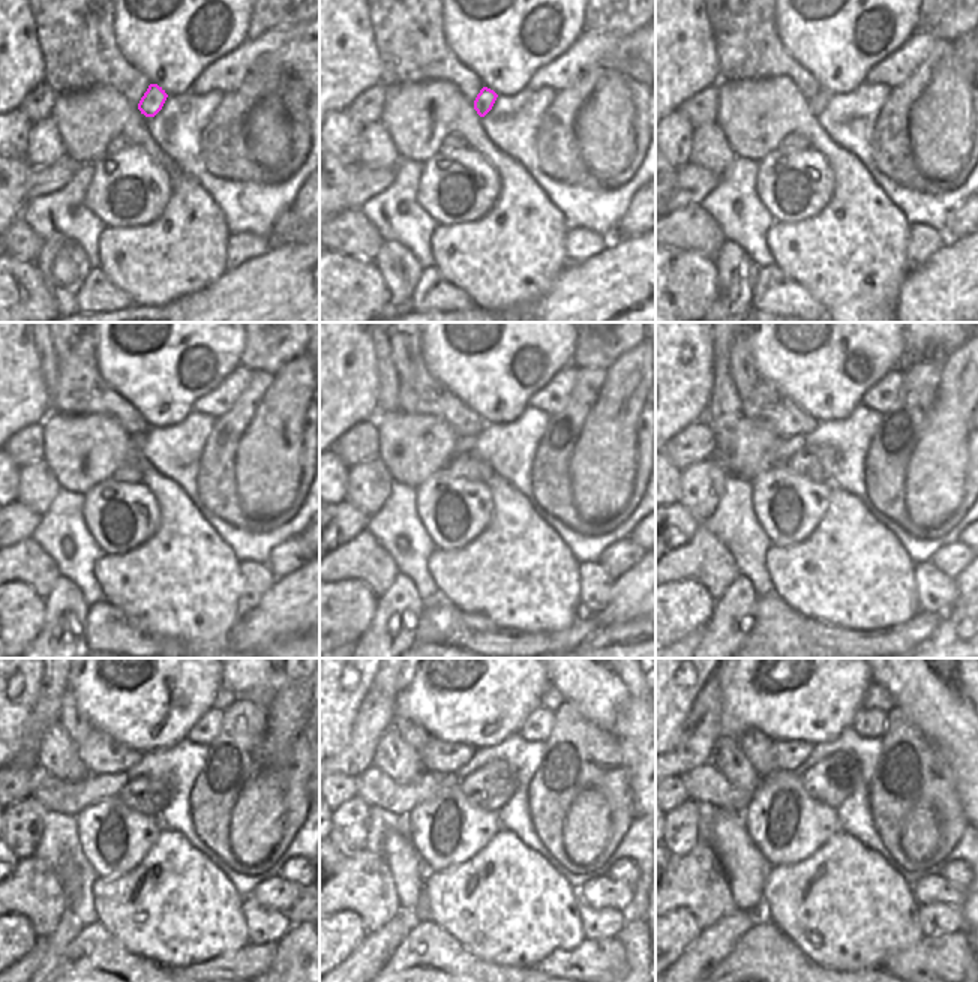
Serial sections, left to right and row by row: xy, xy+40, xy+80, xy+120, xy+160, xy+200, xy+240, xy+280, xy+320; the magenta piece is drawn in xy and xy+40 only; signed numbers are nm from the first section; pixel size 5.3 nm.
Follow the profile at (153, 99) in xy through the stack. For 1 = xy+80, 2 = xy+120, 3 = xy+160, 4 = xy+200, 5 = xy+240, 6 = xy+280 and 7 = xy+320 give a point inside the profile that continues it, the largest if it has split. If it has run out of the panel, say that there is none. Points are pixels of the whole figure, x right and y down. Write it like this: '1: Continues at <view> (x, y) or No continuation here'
1: Continues at xy+80 (818, 102)
2: Continues at xy+120 (137, 438)
3: Continues at xy+160 (464, 444)
4: Continues at xy+200 (786, 447)
5: Continues at xy+240 (68, 798)
6: Continues at xy+280 (374, 786)
7: Continues at xy+320 (707, 784).

